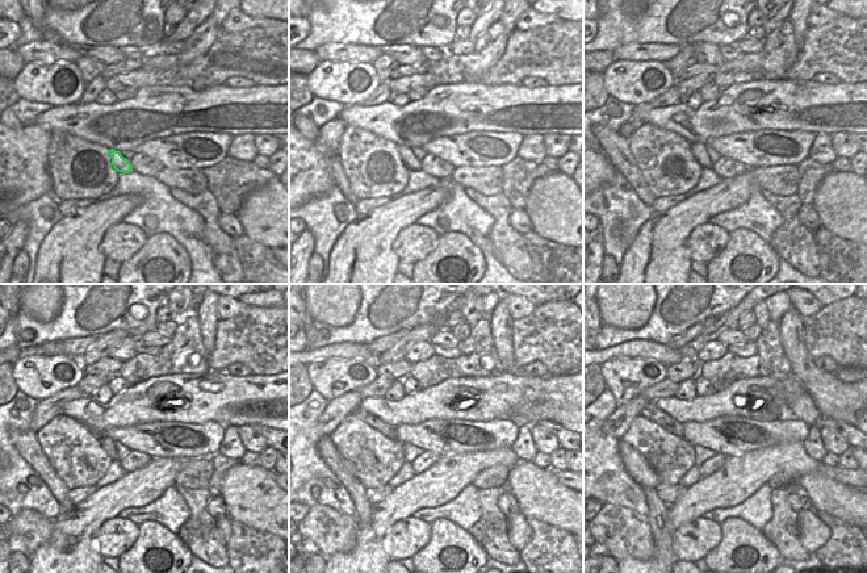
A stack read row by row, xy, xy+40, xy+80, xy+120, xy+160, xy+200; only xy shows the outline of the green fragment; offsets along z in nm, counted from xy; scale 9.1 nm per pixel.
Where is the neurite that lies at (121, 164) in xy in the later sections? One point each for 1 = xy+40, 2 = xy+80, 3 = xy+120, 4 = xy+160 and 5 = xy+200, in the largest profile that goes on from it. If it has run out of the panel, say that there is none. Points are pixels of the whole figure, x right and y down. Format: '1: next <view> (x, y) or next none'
1: next xy+40 (411, 162)
2: next xy+80 (699, 150)
3: next xy+120 (107, 443)
4: next xy+160 (389, 431)
5: next xy+200 (650, 412)

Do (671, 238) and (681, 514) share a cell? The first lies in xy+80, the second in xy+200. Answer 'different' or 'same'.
same

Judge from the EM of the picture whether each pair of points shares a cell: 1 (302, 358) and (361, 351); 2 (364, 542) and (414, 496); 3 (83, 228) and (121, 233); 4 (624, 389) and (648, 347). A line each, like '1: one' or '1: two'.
1: one
2: one
3: two
4: two

